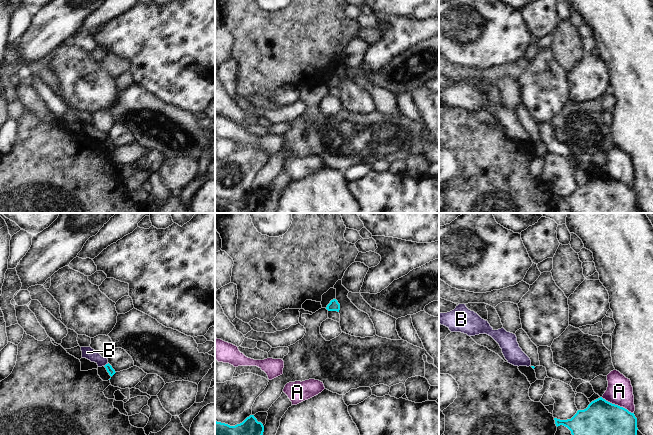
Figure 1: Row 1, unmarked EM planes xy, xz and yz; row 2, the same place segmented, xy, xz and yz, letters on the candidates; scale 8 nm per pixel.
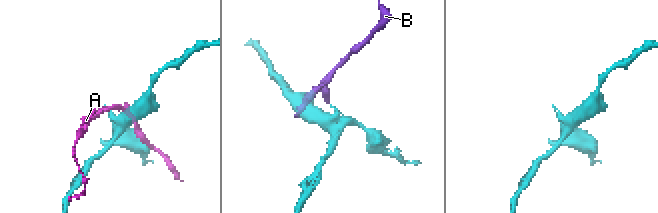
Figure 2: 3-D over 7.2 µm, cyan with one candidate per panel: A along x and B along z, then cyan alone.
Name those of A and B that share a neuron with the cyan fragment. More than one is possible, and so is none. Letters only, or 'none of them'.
none of them

